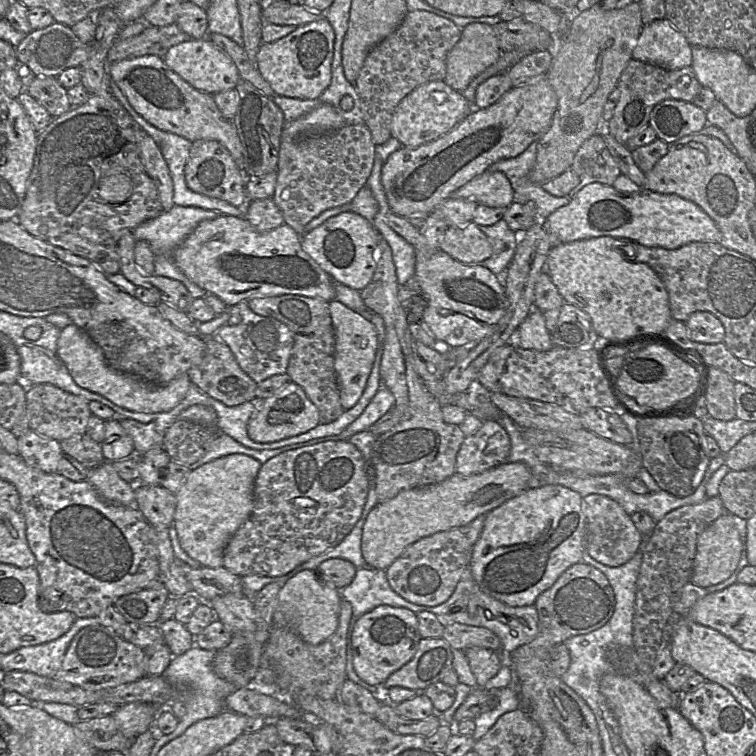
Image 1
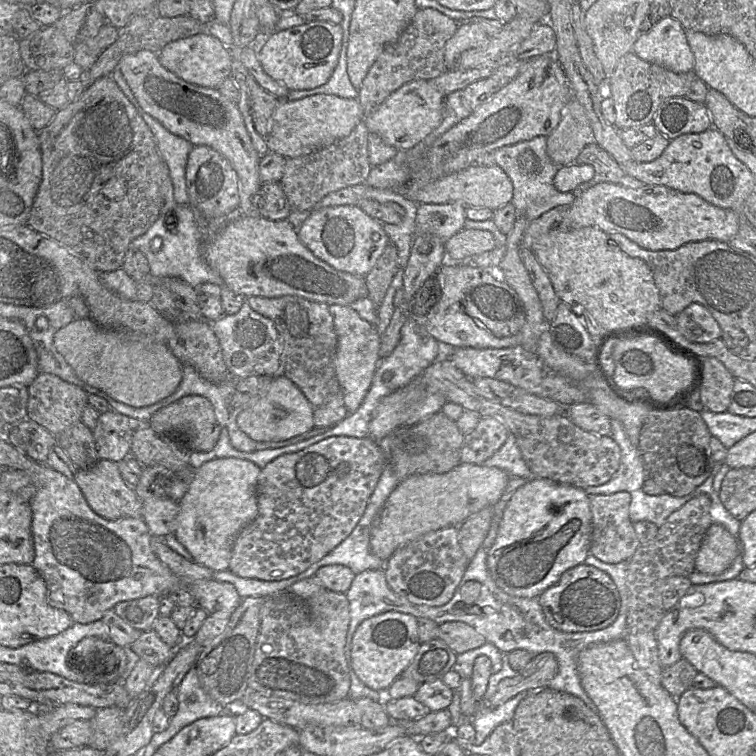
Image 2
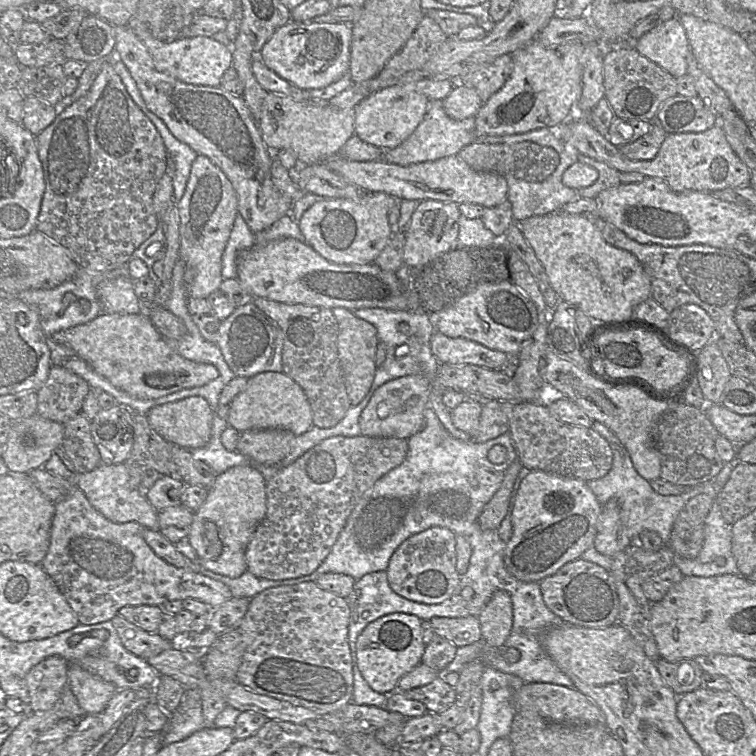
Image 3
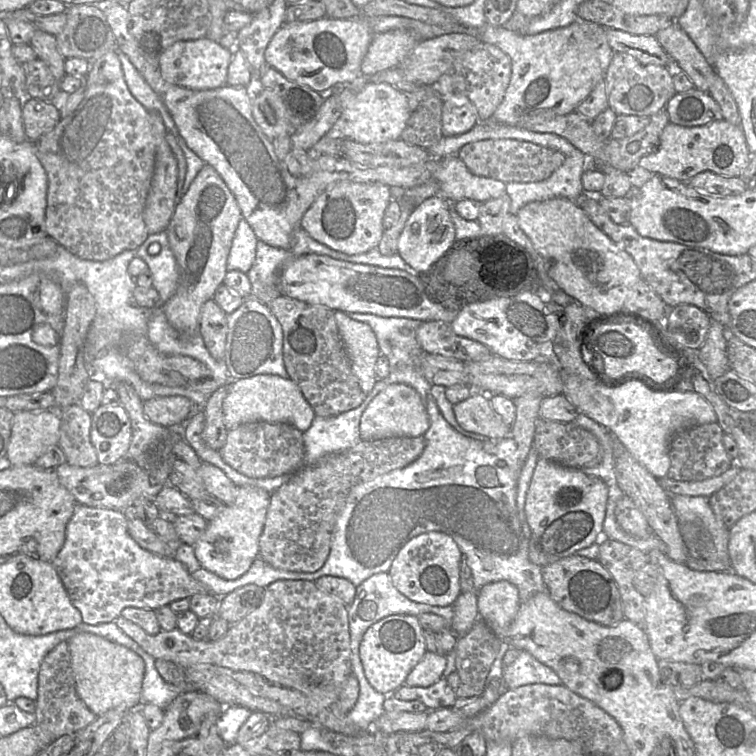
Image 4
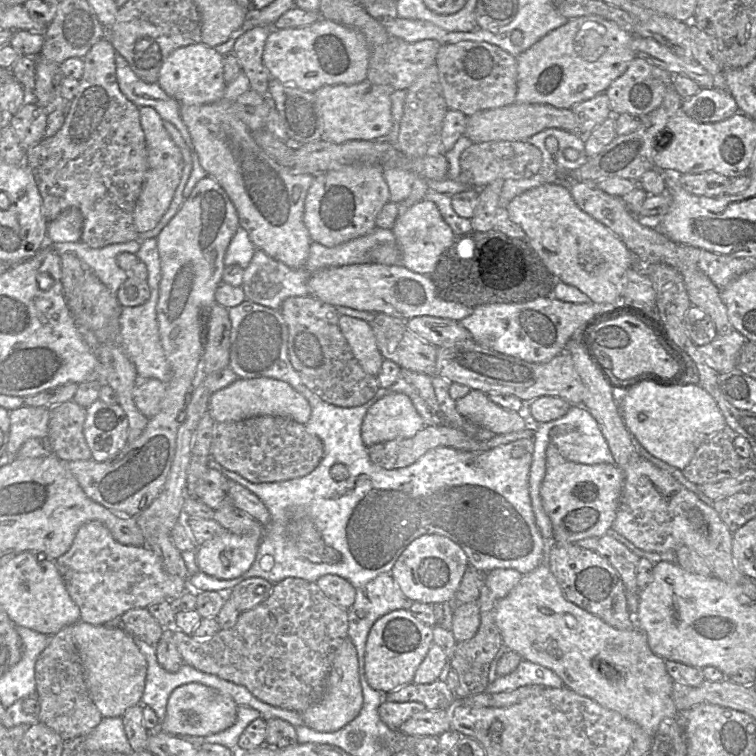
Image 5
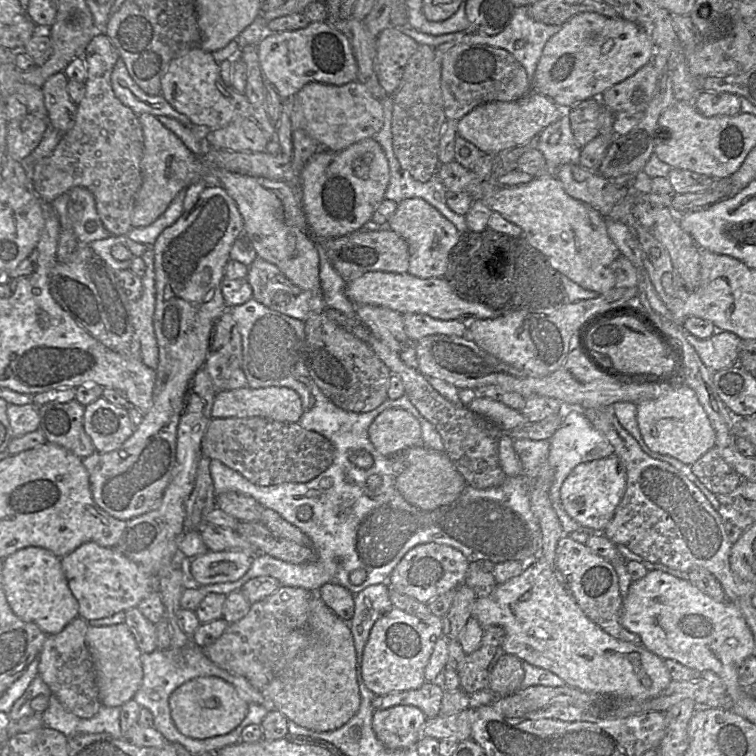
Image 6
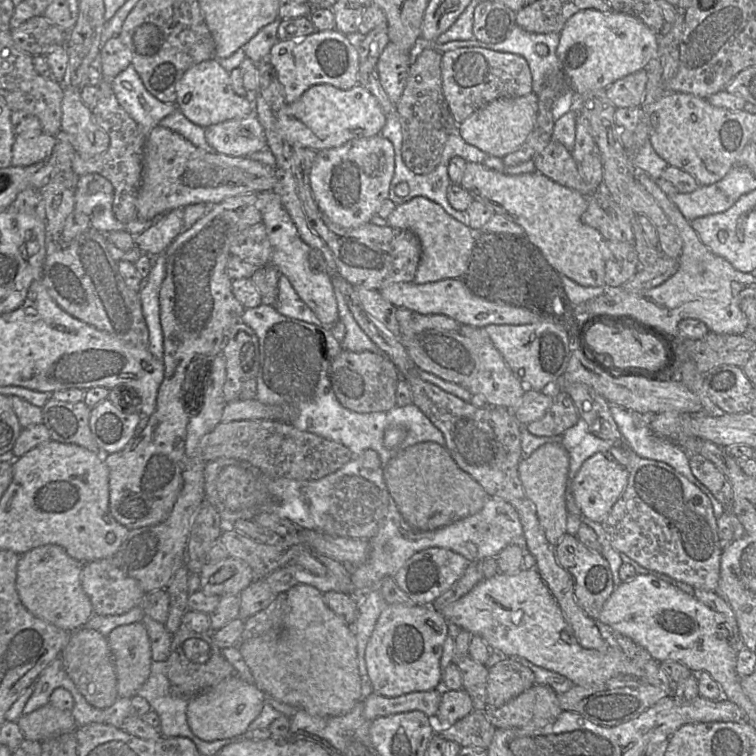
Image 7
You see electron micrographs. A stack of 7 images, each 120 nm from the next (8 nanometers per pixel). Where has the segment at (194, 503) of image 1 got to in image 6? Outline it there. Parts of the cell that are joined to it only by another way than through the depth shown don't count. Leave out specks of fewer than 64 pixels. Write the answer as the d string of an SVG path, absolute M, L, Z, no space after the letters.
M207 551L191 562L195 586L235 582L249 570L254 556L242 551Z

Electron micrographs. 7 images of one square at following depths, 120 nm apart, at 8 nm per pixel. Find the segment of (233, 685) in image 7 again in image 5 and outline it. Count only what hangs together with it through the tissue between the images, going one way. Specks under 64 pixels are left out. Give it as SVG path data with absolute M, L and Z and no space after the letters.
M196 682L187 683L172 691L165 718L157 730L174 736L208 736L231 727L236 721L237 708L231 697L216 689Z

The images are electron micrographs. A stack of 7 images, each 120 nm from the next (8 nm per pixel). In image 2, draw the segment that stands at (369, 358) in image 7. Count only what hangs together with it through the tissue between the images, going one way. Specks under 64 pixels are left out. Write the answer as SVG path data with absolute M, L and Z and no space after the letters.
M299 296L249 297L251 308L271 319L283 337L282 373L306 396L312 406L315 427L333 427L349 412L337 379L334 364L337 334L329 305Z

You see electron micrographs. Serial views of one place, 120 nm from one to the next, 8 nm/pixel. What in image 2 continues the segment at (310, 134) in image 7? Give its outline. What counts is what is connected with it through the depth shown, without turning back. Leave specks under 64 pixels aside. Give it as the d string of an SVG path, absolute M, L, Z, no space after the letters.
M418 79L403 84L392 92L370 115L363 117L369 133L377 134L385 144L408 150L438 127L444 116L445 95L428 80Z

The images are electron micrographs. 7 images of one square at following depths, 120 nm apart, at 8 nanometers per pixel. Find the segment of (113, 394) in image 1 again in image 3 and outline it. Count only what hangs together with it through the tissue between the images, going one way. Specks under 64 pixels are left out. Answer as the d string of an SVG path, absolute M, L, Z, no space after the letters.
M100 314L86 324L54 333L52 339L72 349L114 387L142 400L201 387L219 375L215 366L190 361L174 351L147 314Z

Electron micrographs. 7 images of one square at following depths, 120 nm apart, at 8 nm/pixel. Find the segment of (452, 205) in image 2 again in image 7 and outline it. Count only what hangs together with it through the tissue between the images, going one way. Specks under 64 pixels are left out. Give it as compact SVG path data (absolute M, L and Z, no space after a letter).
M424 196L414 197L410 201L396 206L396 208L388 216L386 221L387 221L387 226L389 226L389 227L408 229L408 230L413 231L415 234L417 234L417 236L419 237L419 239L421 241L422 256L421 256L421 260L419 262L414 280L412 281L413 283L415 283L415 284L425 284L425 283L437 282L437 281L444 280L444 279L449 279L449 278L451 278L451 279L461 279L461 277L467 271L470 256L471 256L472 249L473 249L473 246L474 246L474 231L479 231L479 230L473 230L469 226L467 226L466 224L463 224L463 223L459 222L458 220L456 220L455 218L450 216L448 213L446 213L446 211L438 203L436 203L436 202L434 202L434 201L428 199L427 197L424 197Z

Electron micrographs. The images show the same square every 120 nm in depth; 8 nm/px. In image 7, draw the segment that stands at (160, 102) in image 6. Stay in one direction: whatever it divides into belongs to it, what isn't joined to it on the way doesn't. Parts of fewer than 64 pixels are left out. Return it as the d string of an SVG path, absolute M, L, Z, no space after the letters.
M132 64L113 79L112 89L118 103L138 124L146 140L162 119L177 110L176 104L163 103L146 90Z

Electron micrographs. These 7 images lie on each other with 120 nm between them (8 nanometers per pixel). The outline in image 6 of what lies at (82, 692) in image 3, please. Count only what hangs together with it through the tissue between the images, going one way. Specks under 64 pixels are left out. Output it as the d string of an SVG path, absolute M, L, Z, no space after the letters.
M125 623L110 626L89 625L85 640L93 659L101 704L121 707L134 698L143 681L142 652L132 632Z

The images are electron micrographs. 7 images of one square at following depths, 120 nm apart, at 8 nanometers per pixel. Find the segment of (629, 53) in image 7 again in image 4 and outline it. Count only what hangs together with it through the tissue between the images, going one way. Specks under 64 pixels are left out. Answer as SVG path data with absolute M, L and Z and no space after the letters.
M578 18L573 23L571 23L570 25L566 27L543 31L535 35L520 35L518 33L515 33L514 31L506 29L503 26L492 26L490 24L486 24L482 28L478 28L476 30L476 35L479 37L480 41L495 45L496 47L501 49L504 53L506 53L509 56L511 60L511 65L512 65L511 78L510 78L509 85L506 89L504 98L499 104L499 106L497 107L497 109L495 110L492 117L488 120L492 120L497 123L508 124L512 126L515 126L516 124L539 124L539 123L548 121L557 115L565 115L567 113L575 111L577 106L588 97L588 95L590 94L592 89L595 87L595 85L599 81L604 79L606 70L615 53L608 43L608 38L606 35L605 28L610 28L610 27L604 27L595 22L582 20Z

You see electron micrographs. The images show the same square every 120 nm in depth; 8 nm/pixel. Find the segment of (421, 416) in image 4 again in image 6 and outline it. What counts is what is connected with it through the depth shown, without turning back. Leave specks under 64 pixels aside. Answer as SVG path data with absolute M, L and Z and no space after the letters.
M400 408L381 412L371 423L368 435L375 449L384 456L393 456L422 445L419 421Z

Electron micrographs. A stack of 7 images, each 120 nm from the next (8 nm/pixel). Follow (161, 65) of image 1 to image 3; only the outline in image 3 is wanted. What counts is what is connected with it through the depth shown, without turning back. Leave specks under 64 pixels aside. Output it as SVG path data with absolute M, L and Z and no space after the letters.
M128 25L115 27L114 54L124 63L136 82L147 108L165 123L171 134L182 143L187 144L198 155L211 159L223 171L236 192L238 213L254 234L269 228L277 220L290 213L294 201L287 195L283 195L272 183L272 151L265 146L257 121L252 117L241 96L235 96L221 86L187 84L158 71L148 49Z

